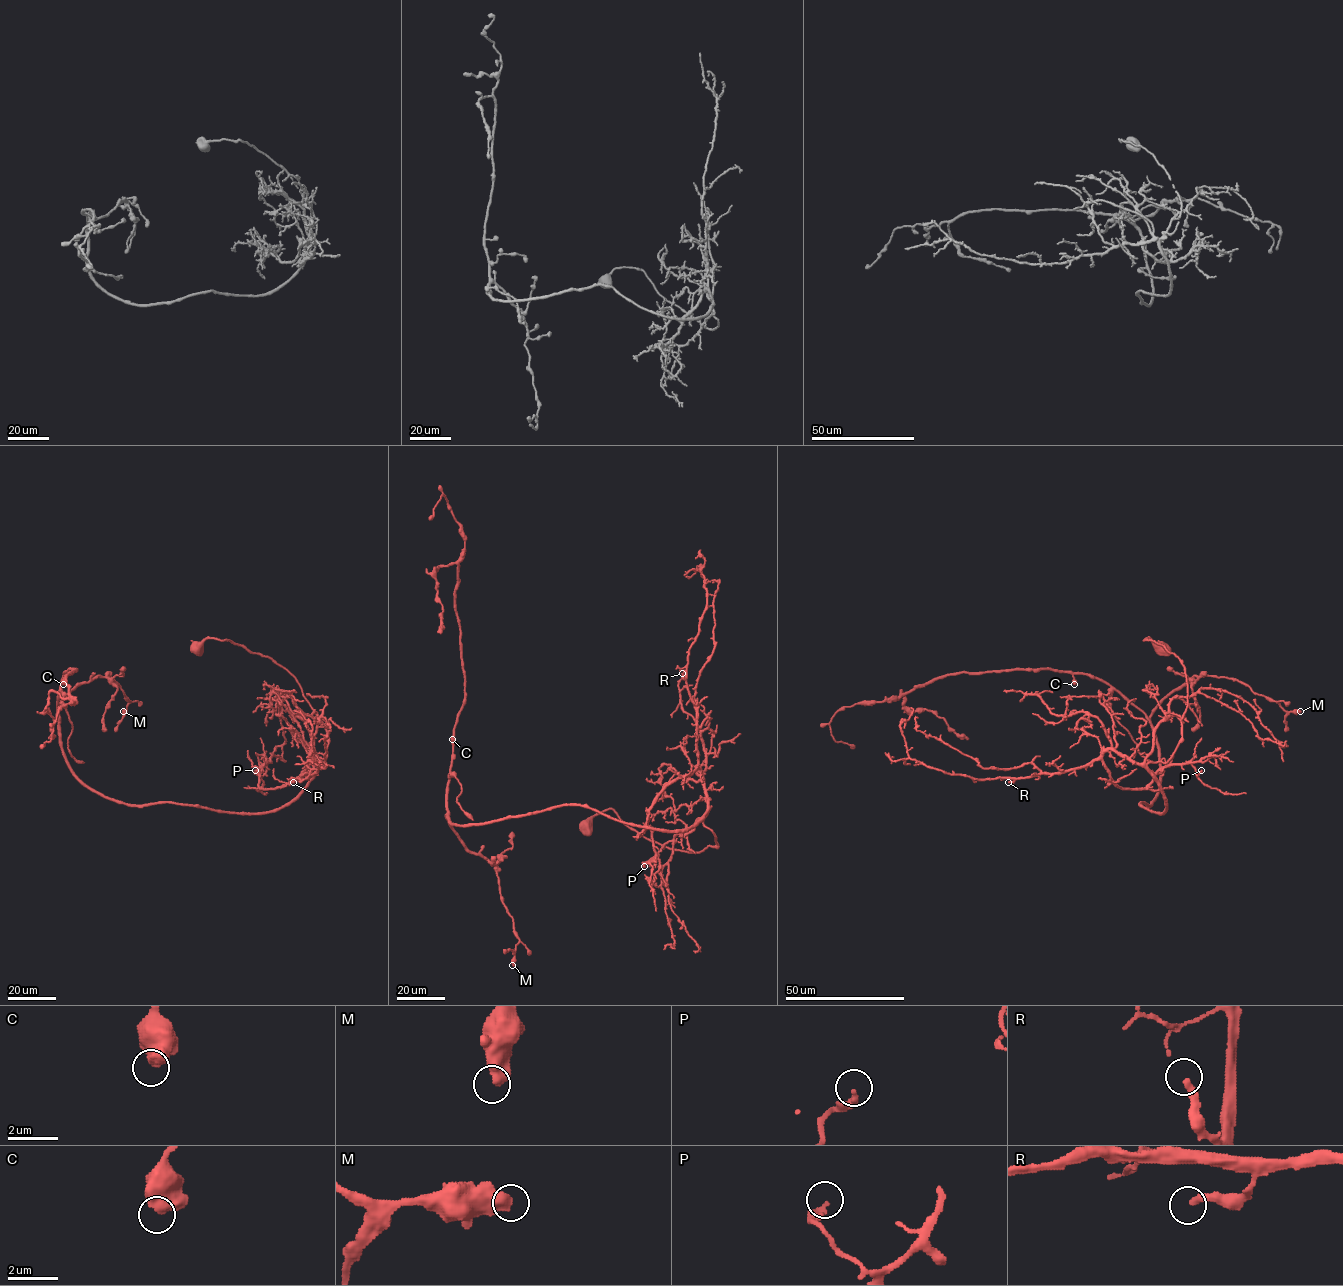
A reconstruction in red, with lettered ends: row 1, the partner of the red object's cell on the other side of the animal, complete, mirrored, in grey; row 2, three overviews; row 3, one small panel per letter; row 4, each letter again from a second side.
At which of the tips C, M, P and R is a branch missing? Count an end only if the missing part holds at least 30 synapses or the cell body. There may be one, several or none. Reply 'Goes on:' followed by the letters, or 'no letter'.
Goes on: no letter

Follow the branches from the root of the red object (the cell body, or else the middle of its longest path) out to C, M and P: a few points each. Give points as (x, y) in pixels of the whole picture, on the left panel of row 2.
C: (196, 650), (216, 638), (272, 659), (323, 723), (327, 757), (282, 806), (93, 792), (62, 747), (63, 684)
M: (196, 650), (296, 679), (328, 744), (295, 798), (93, 792), (57, 711), (108, 675), (123, 711)
P: (196, 650), (272, 659), (325, 728), (326, 759), (312, 749), (296, 779), (260, 788), (255, 770)

